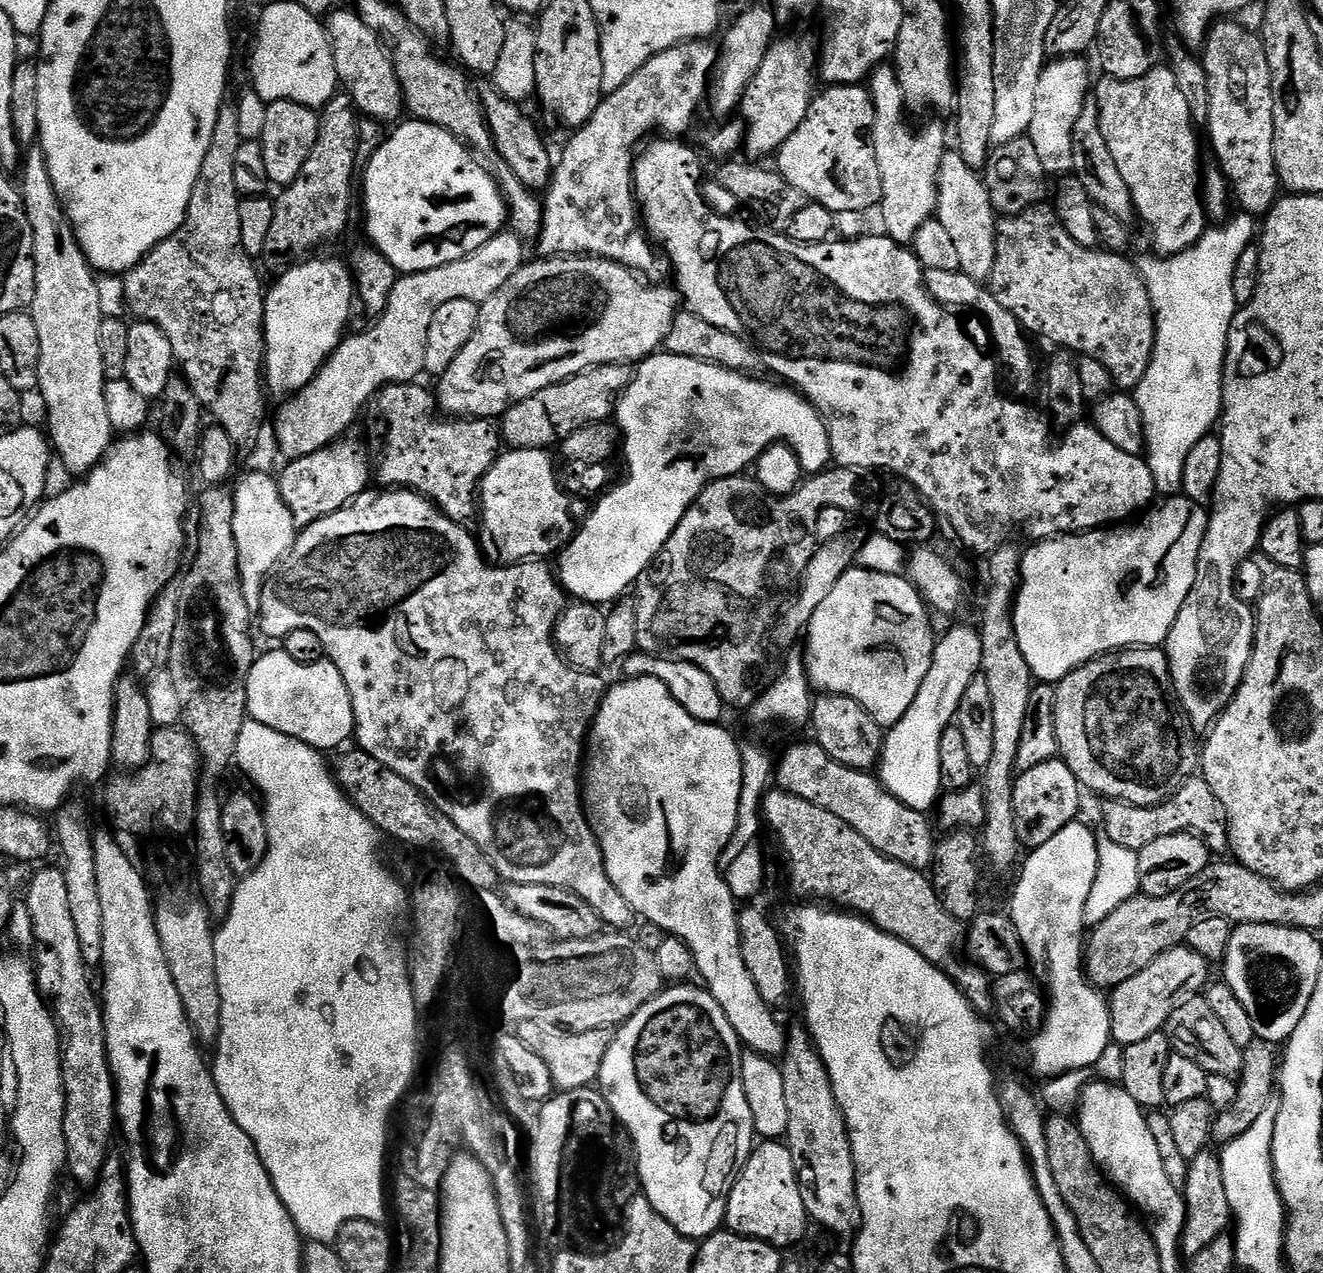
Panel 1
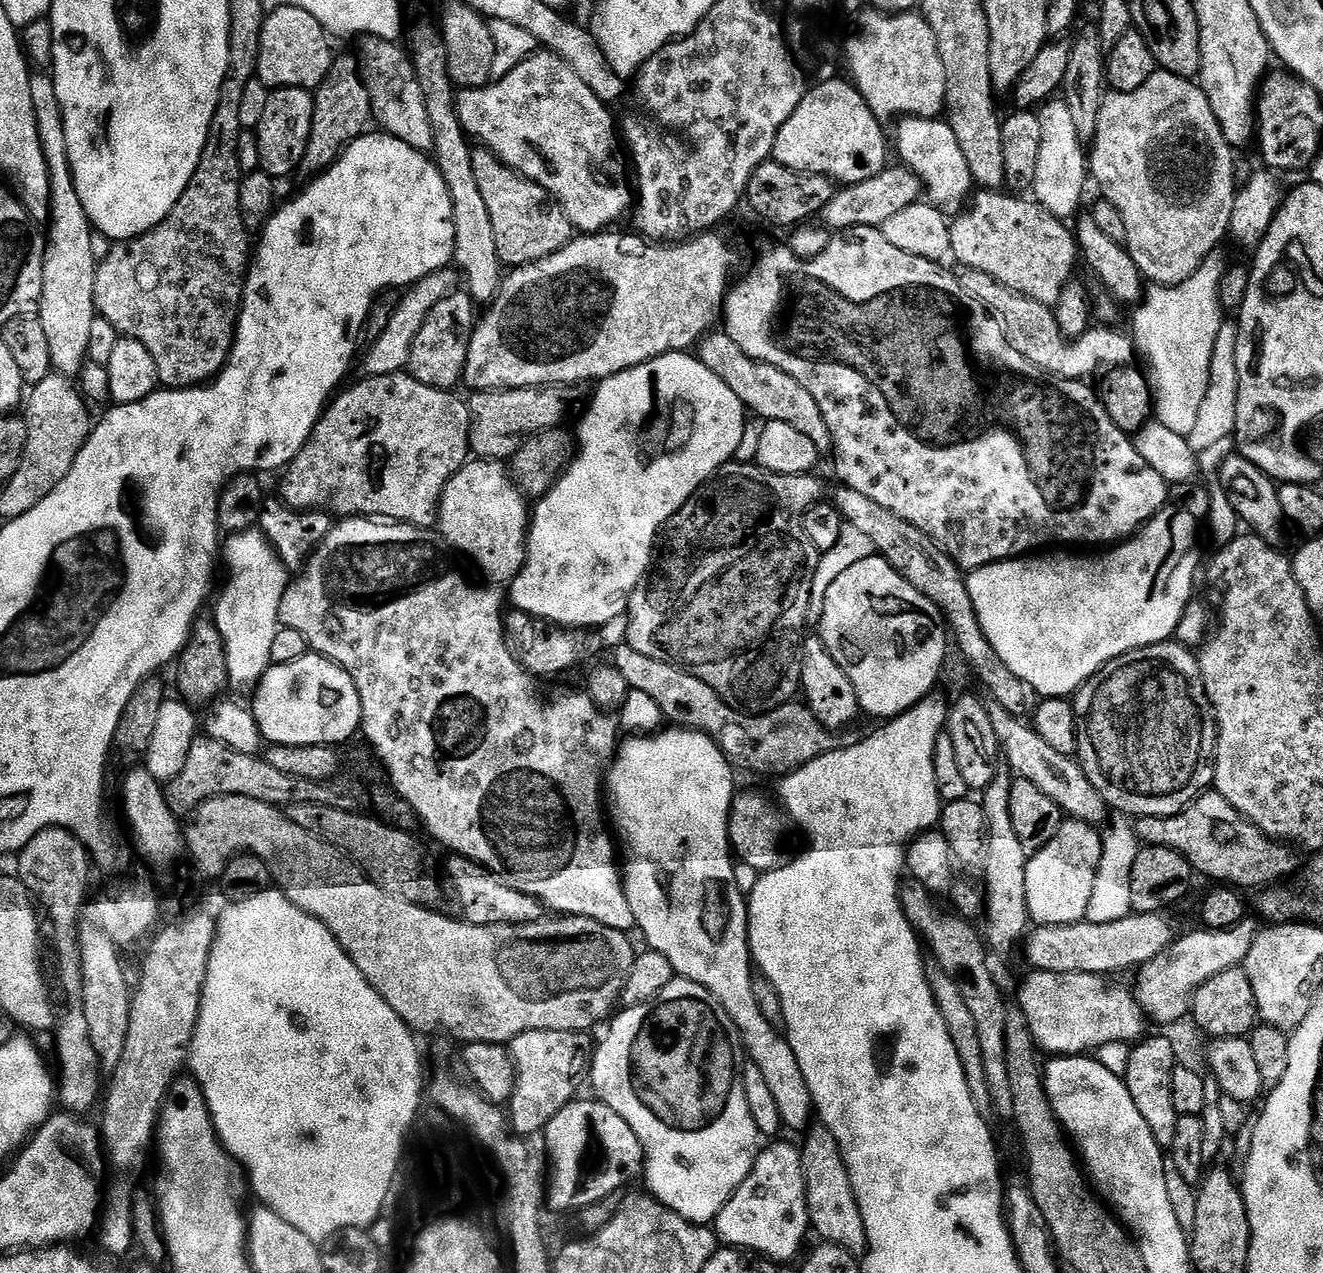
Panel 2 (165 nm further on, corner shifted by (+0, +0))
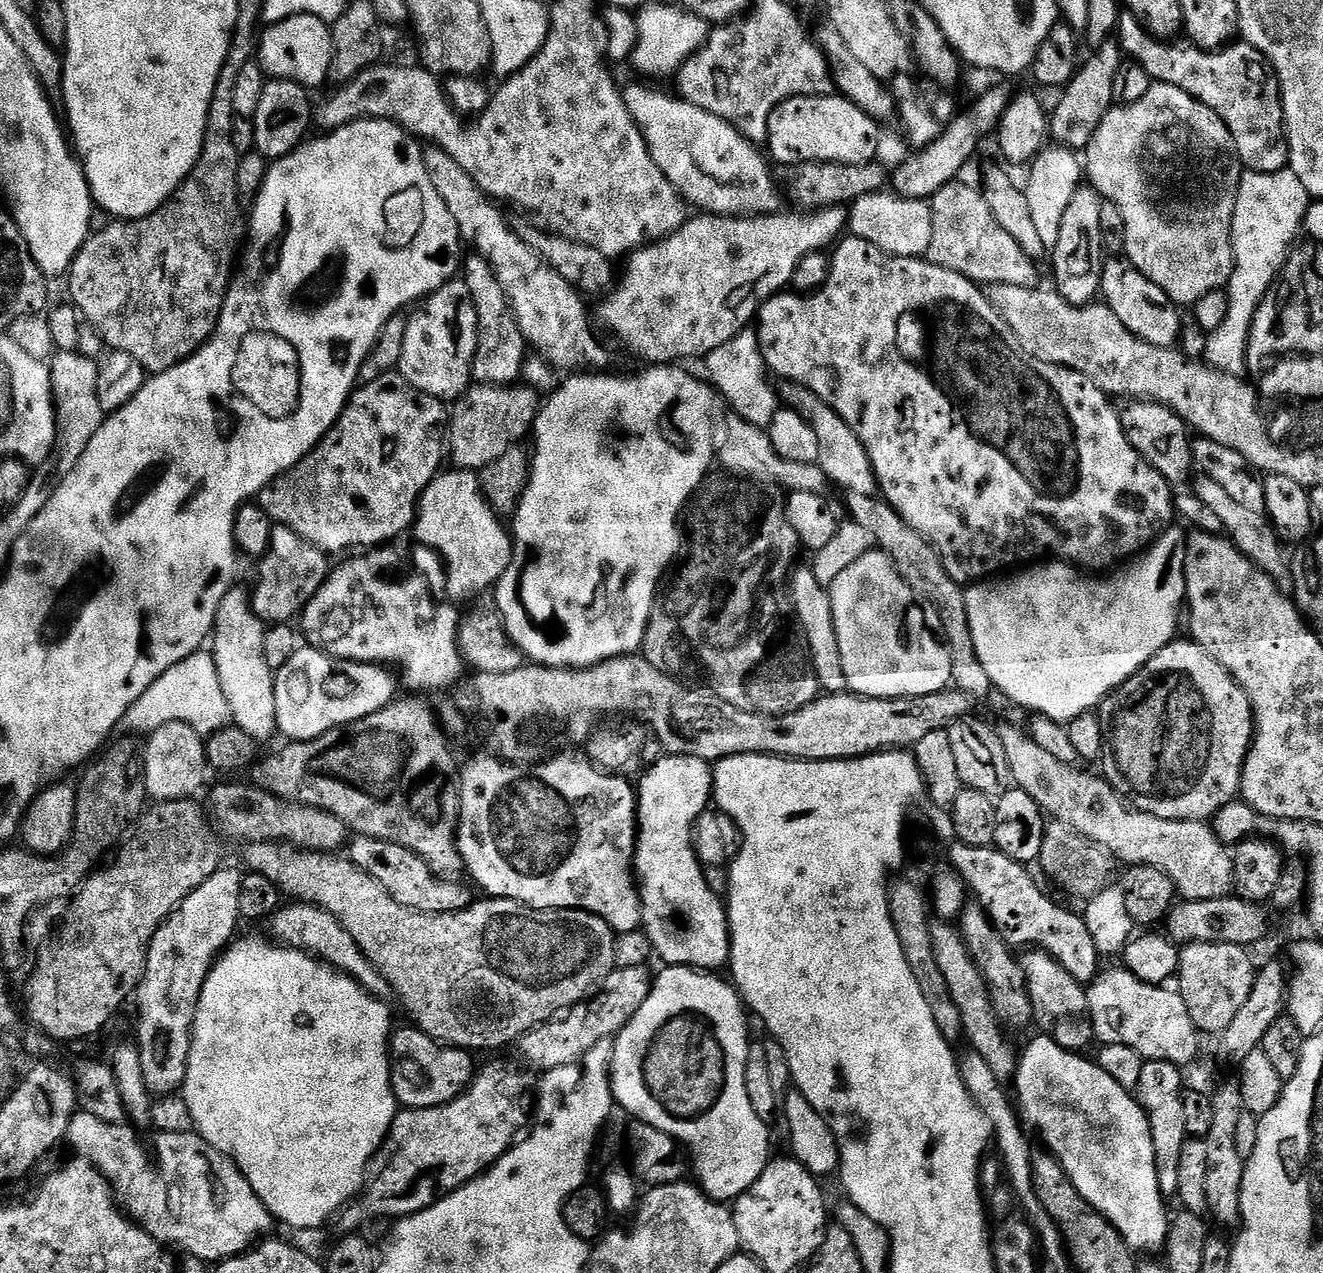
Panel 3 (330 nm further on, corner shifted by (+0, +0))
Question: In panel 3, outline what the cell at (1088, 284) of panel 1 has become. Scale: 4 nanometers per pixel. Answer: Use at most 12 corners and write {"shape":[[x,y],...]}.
{"shape":[[983,191],[932,196],[926,259],[981,286],[1037,287]]}

